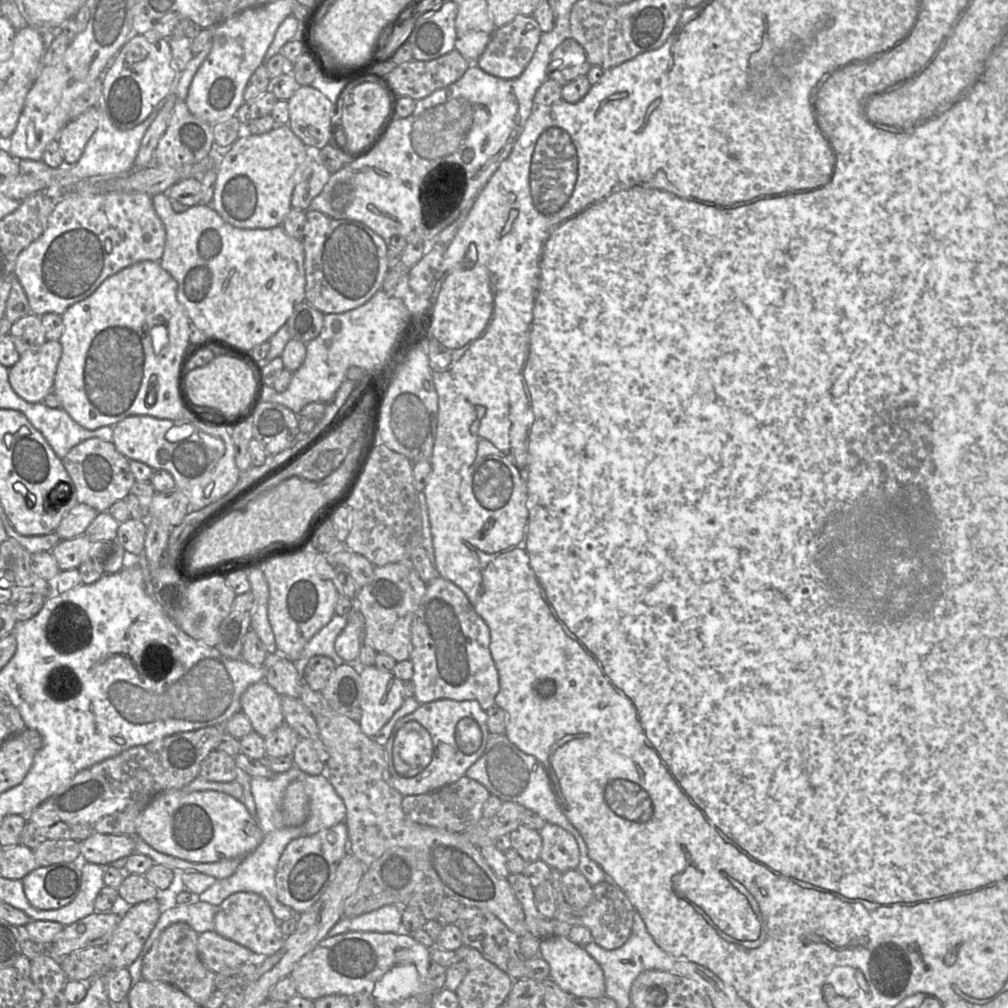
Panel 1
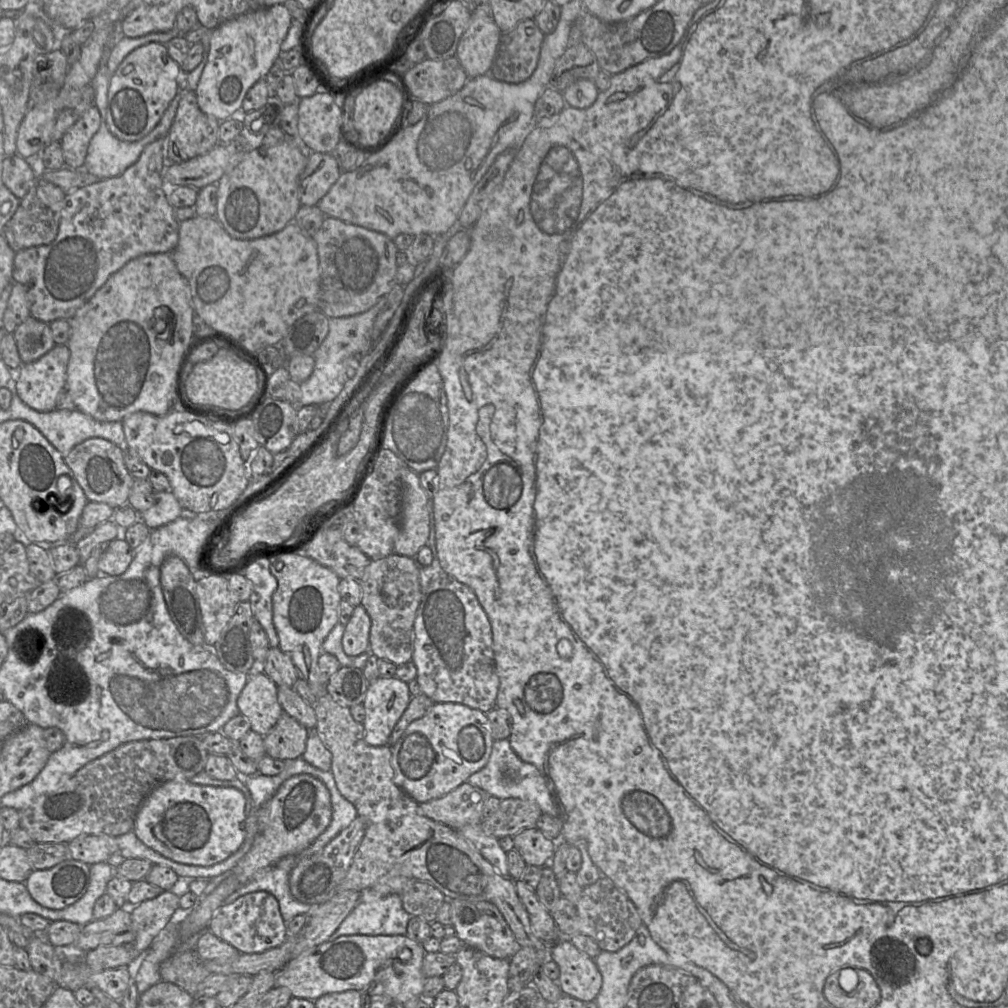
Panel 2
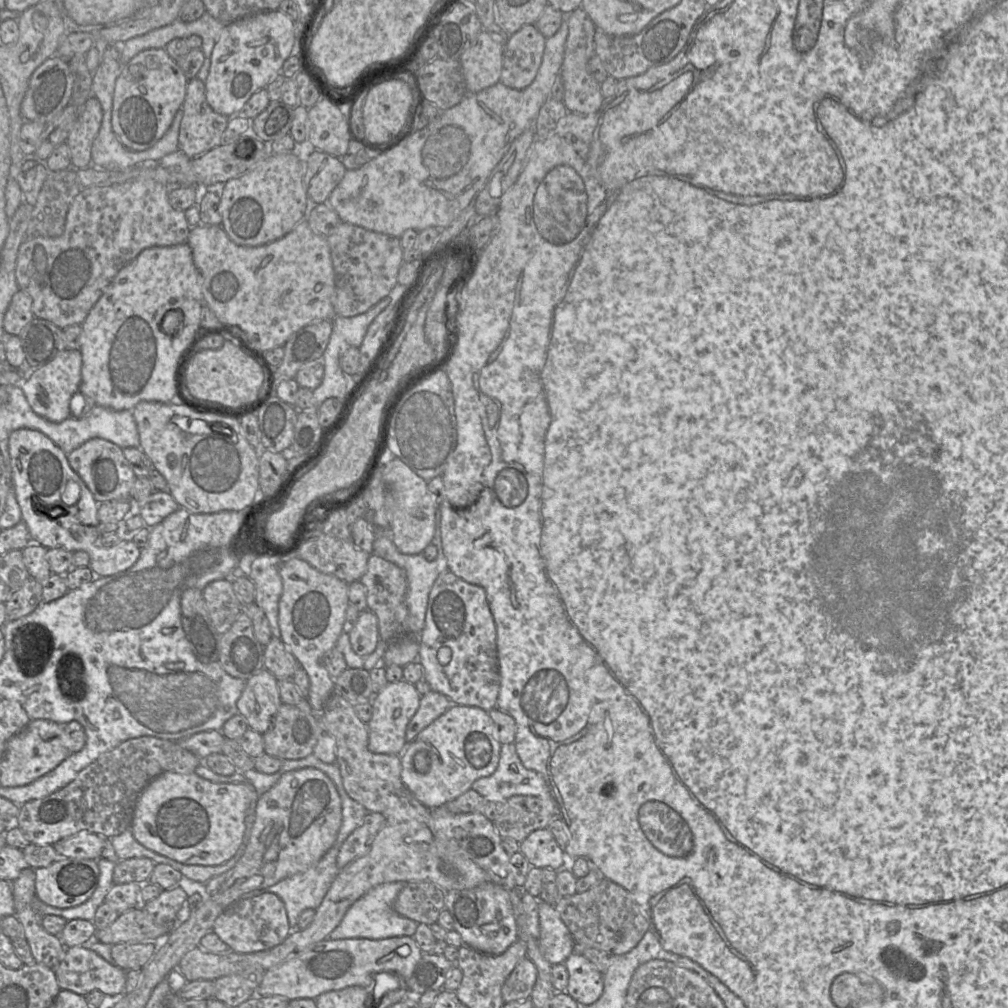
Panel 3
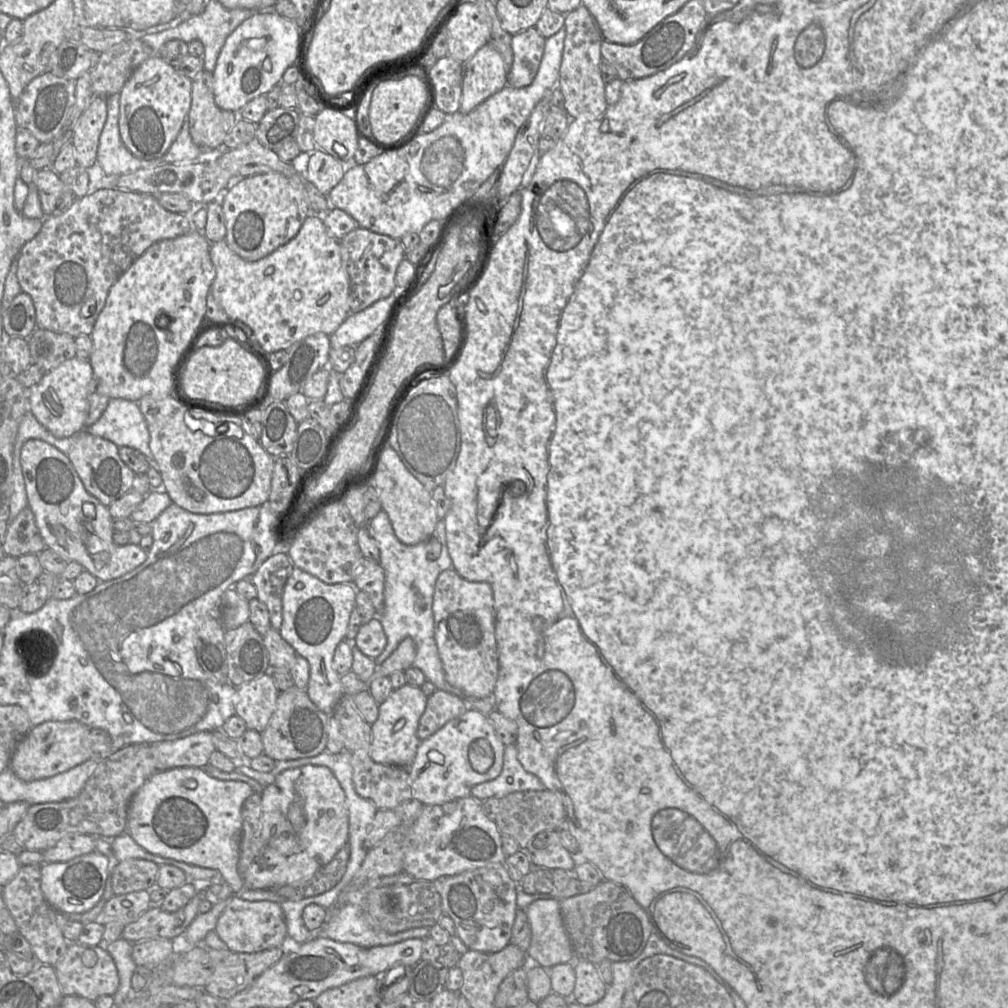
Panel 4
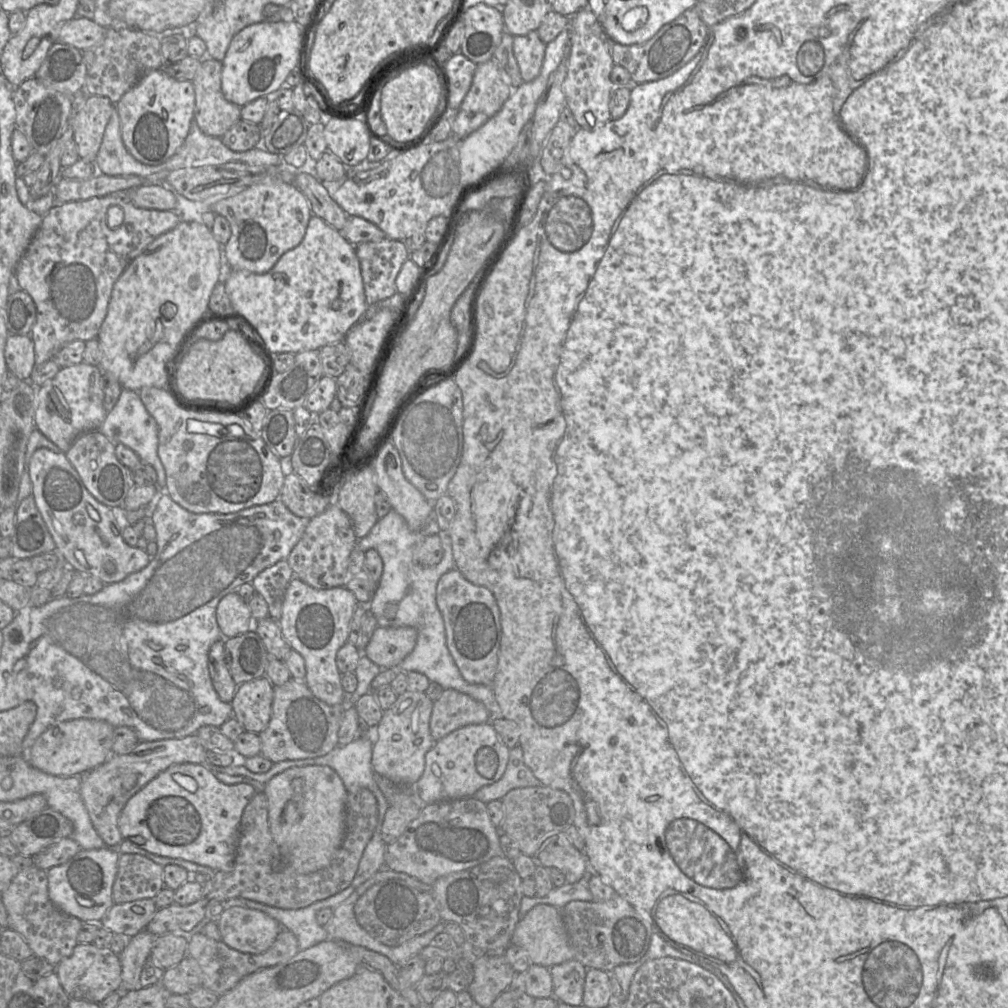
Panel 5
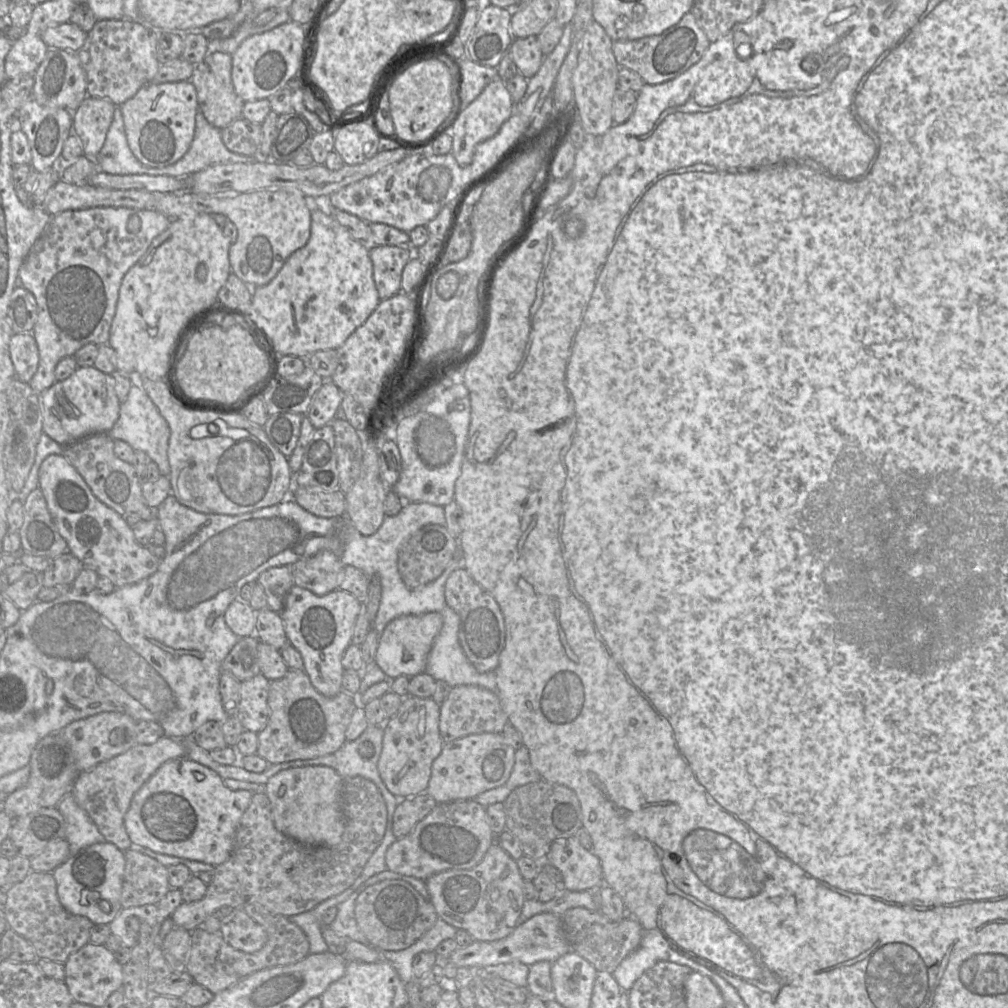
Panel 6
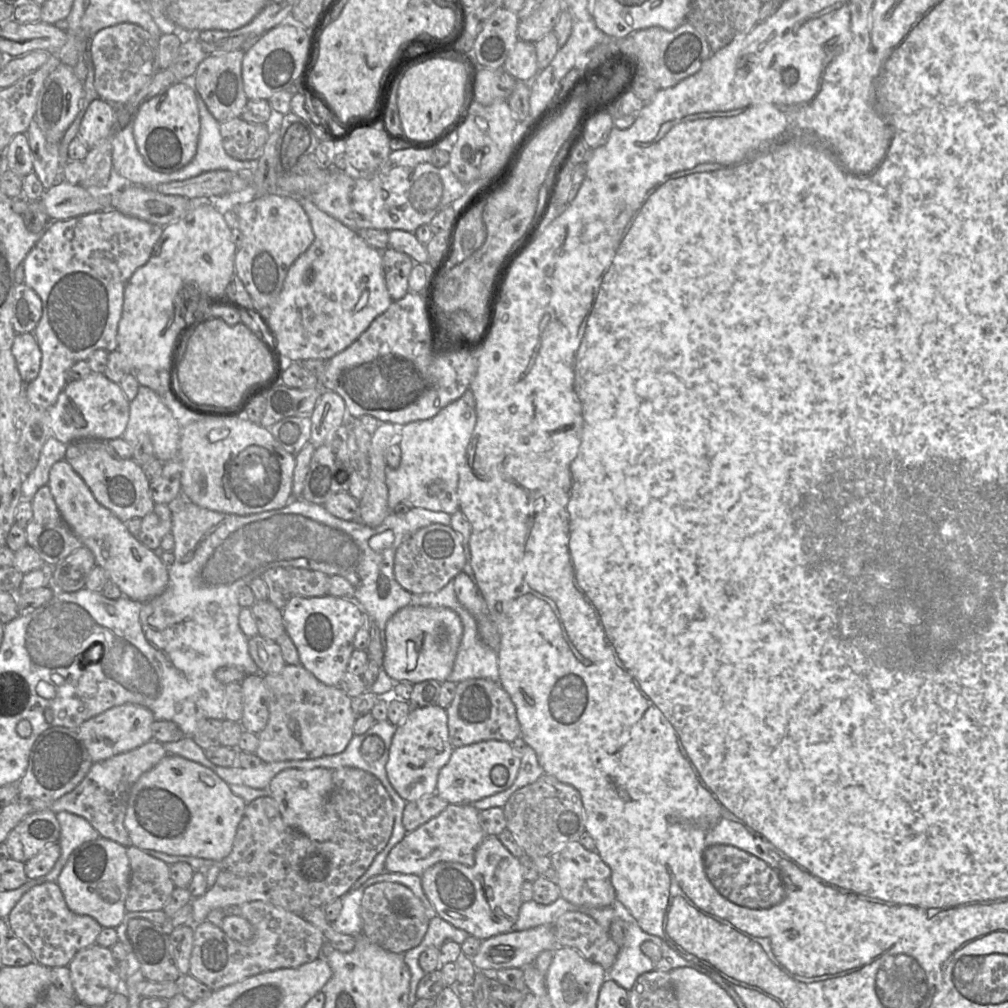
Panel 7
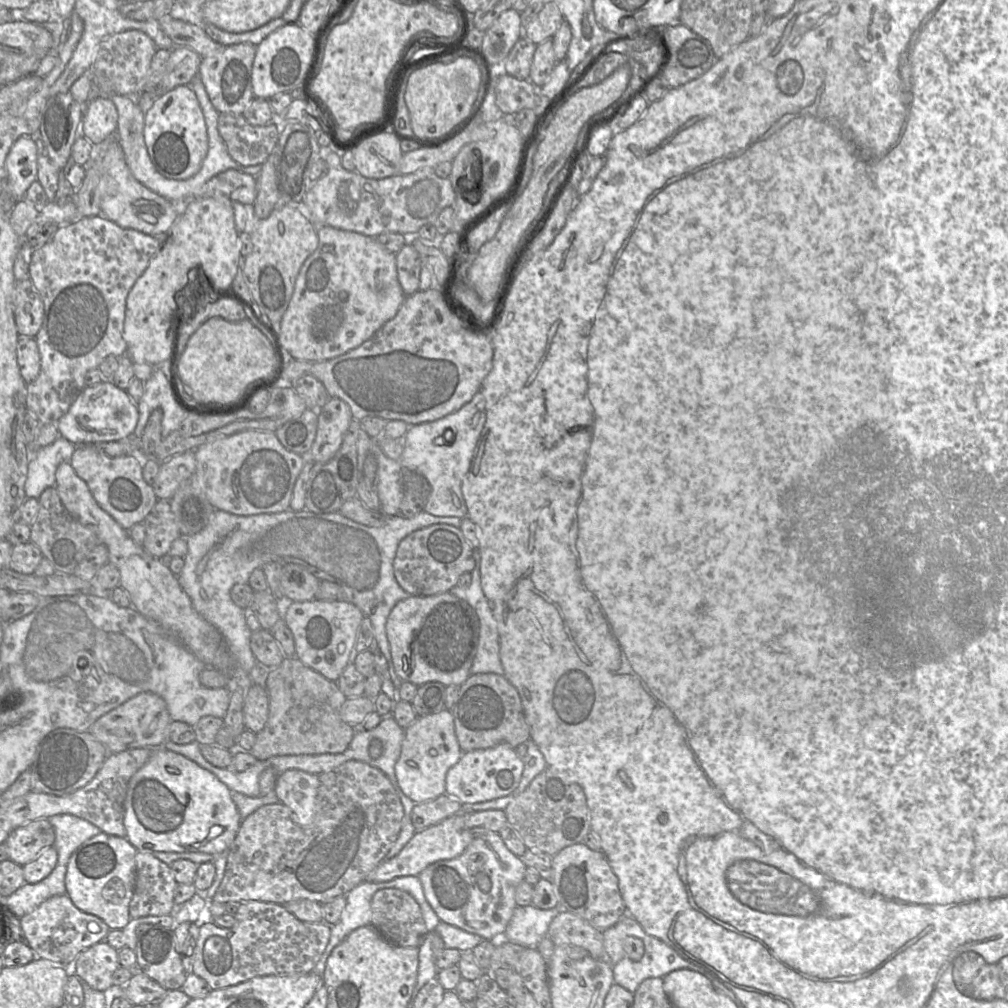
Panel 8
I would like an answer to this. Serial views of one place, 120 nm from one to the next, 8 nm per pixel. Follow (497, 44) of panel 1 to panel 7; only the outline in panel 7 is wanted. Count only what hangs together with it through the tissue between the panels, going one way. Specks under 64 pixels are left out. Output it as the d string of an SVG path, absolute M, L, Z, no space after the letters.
M519 40L503 68L517 81L530 83L539 72L535 43Z

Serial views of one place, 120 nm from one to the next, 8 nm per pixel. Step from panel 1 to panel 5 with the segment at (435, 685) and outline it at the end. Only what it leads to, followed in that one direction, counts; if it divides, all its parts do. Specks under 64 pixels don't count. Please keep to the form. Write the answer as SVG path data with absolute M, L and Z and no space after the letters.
M452 569L438 581L436 603L443 617L448 650L462 677L471 684L492 685L501 643L500 610L492 592Z

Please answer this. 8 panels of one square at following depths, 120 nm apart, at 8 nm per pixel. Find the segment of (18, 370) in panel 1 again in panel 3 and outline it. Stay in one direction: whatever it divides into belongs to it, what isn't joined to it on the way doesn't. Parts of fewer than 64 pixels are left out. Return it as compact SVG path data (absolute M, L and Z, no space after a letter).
M64 349L47 364L29 370L28 379L24 381L21 388L33 411L51 422L61 422L69 418L72 396L79 391L81 370L82 355L78 349Z

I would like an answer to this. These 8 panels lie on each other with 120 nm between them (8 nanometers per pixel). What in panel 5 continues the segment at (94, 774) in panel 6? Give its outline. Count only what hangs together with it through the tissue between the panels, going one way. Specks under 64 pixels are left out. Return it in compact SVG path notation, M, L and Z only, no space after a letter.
M196 734L181 739L163 739L151 742L139 742L130 752L112 754L106 762L81 775L80 795L90 816L92 824L104 841L106 847L117 848L122 842L118 820L127 801L158 774L176 764L206 764L207 750Z

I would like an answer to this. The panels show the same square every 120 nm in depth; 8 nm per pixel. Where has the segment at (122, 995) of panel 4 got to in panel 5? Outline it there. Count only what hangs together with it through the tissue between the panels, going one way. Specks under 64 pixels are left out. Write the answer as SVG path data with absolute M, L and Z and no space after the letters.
M146 929L128 939L119 955L122 969L122 987L119 992L141 989L139 978L144 964L150 959L153 944L158 936Z

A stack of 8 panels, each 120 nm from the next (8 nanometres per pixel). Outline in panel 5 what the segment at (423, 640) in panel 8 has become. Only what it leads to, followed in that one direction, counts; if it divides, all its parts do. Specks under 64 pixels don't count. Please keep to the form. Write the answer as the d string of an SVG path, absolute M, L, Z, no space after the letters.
M377 627L363 651L383 669L396 667L414 649L417 630L413 627Z

